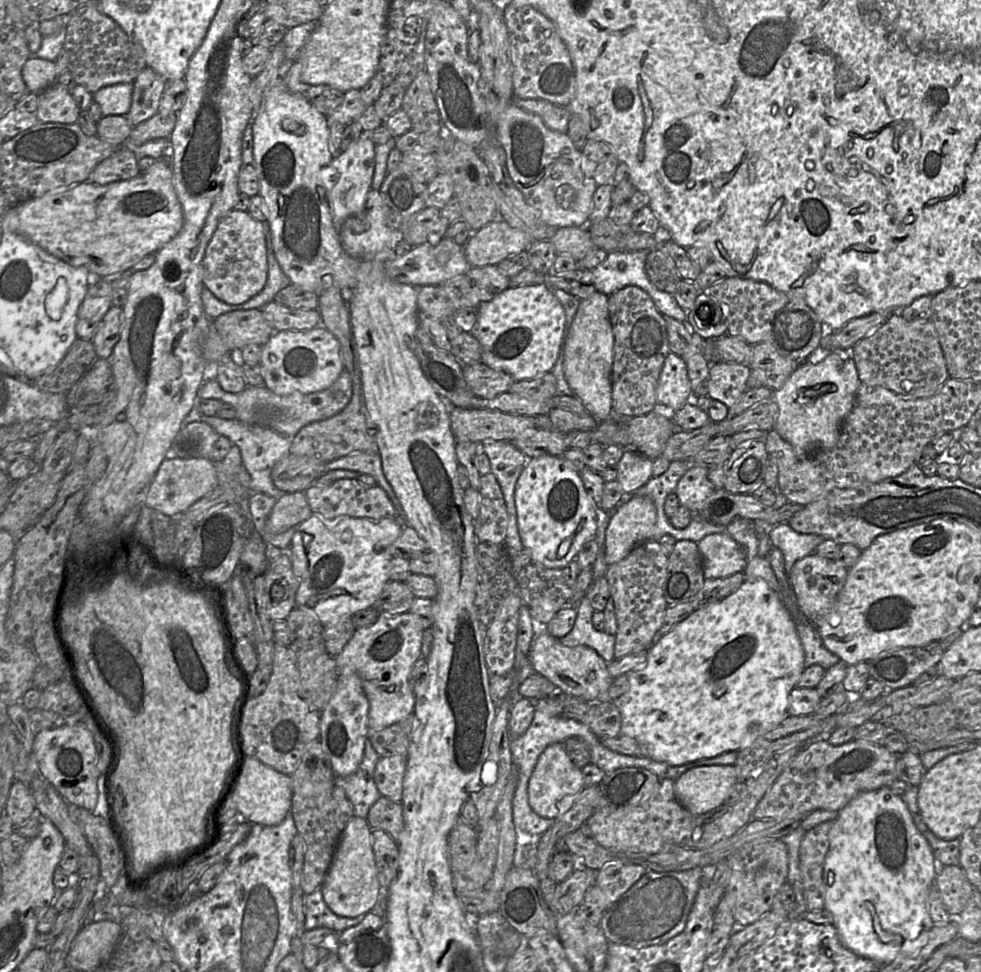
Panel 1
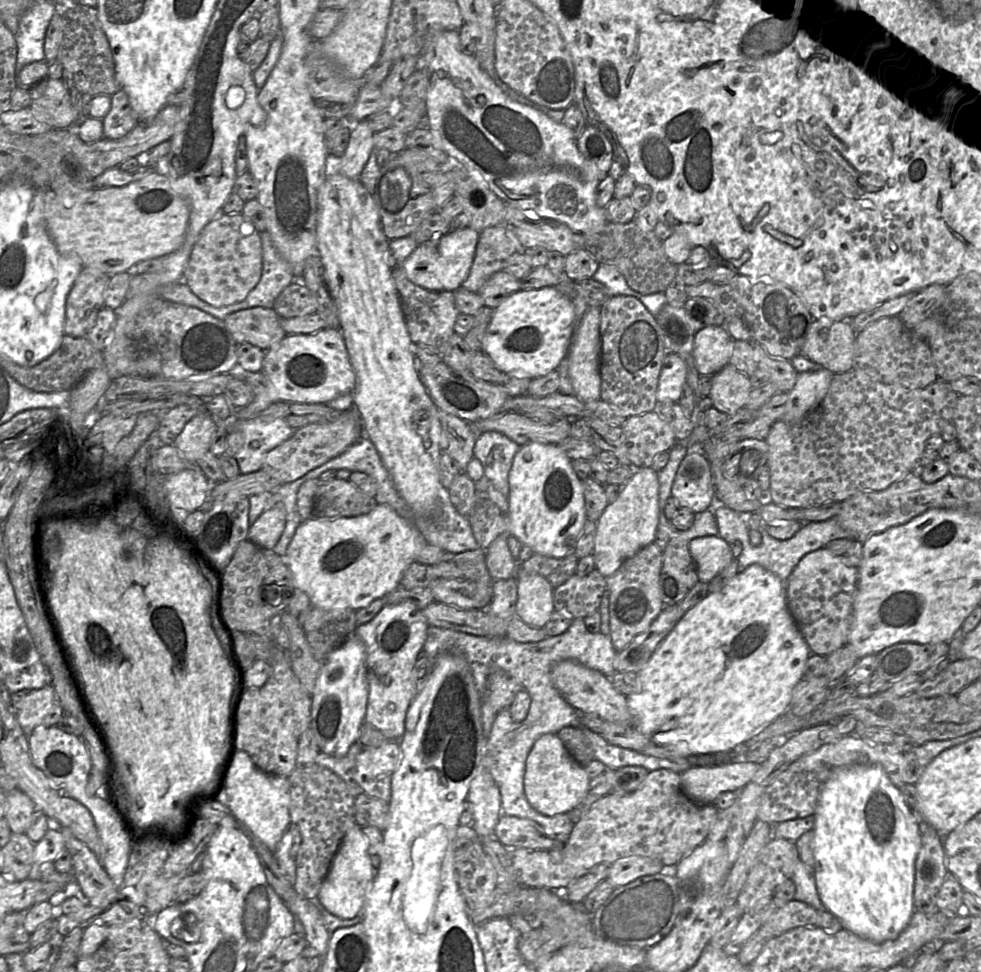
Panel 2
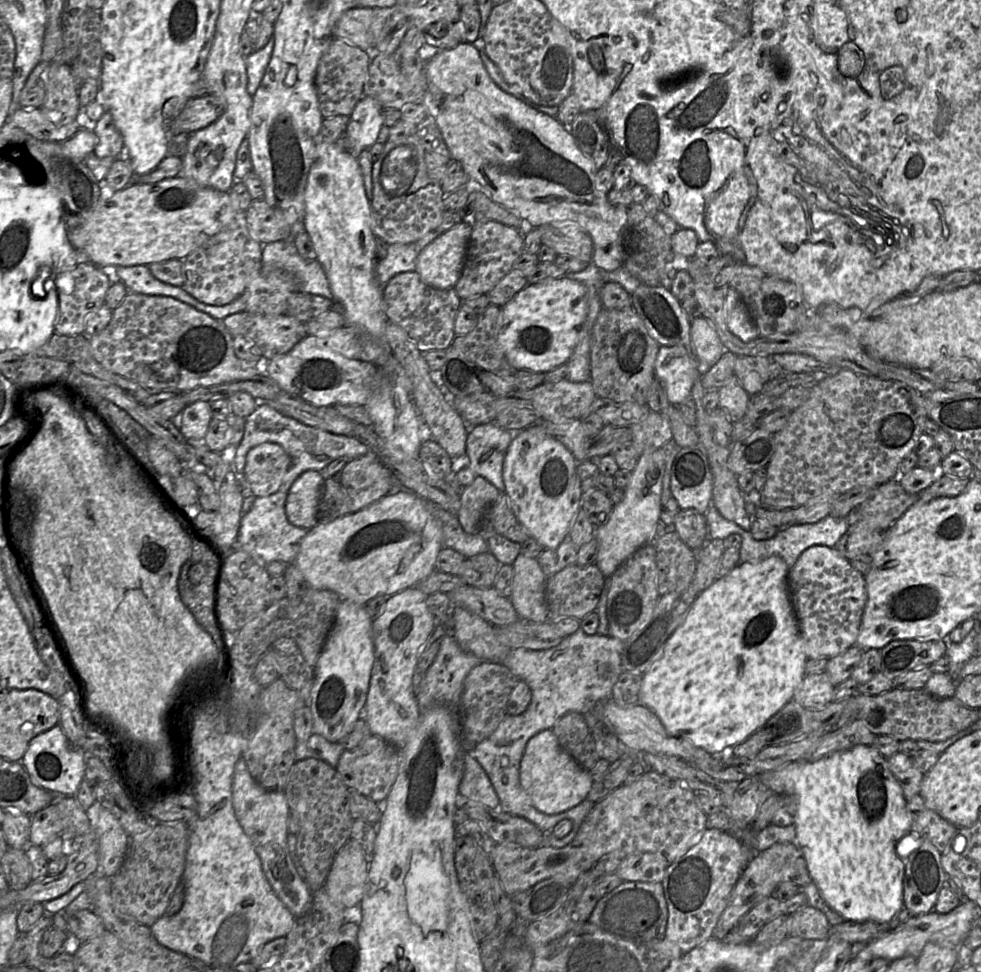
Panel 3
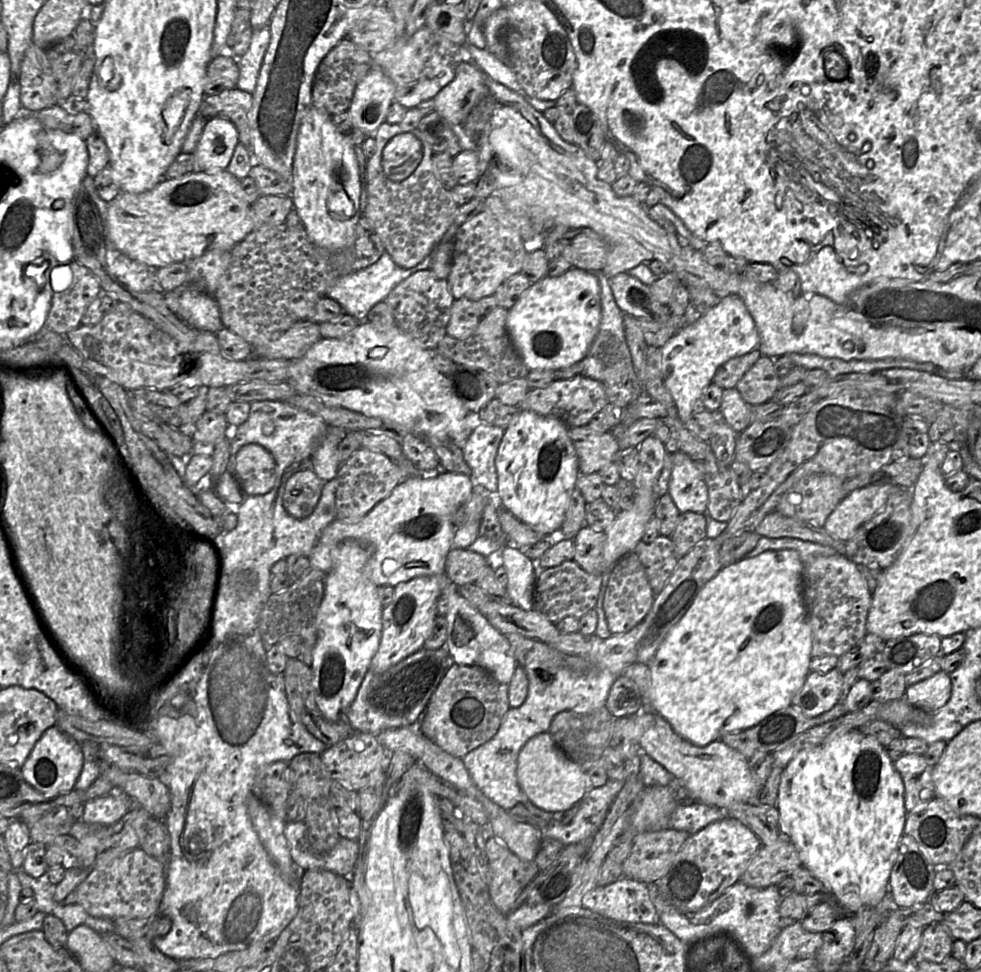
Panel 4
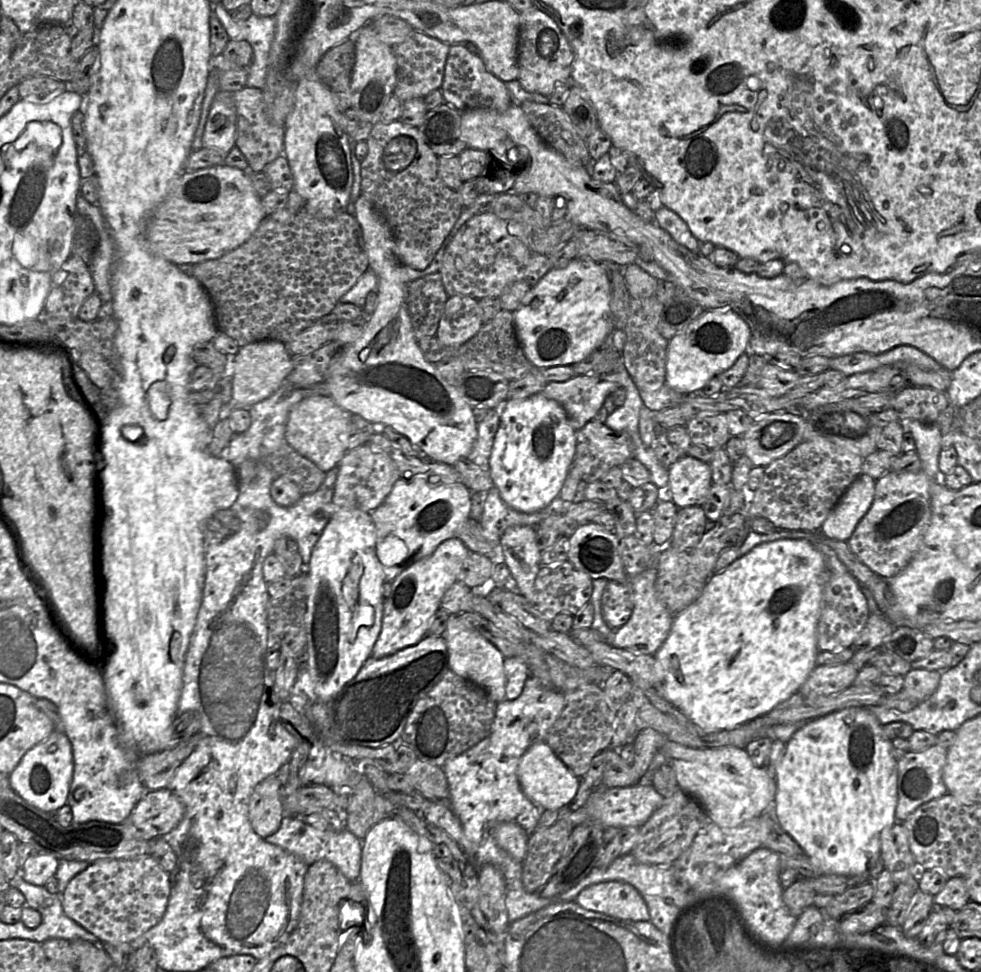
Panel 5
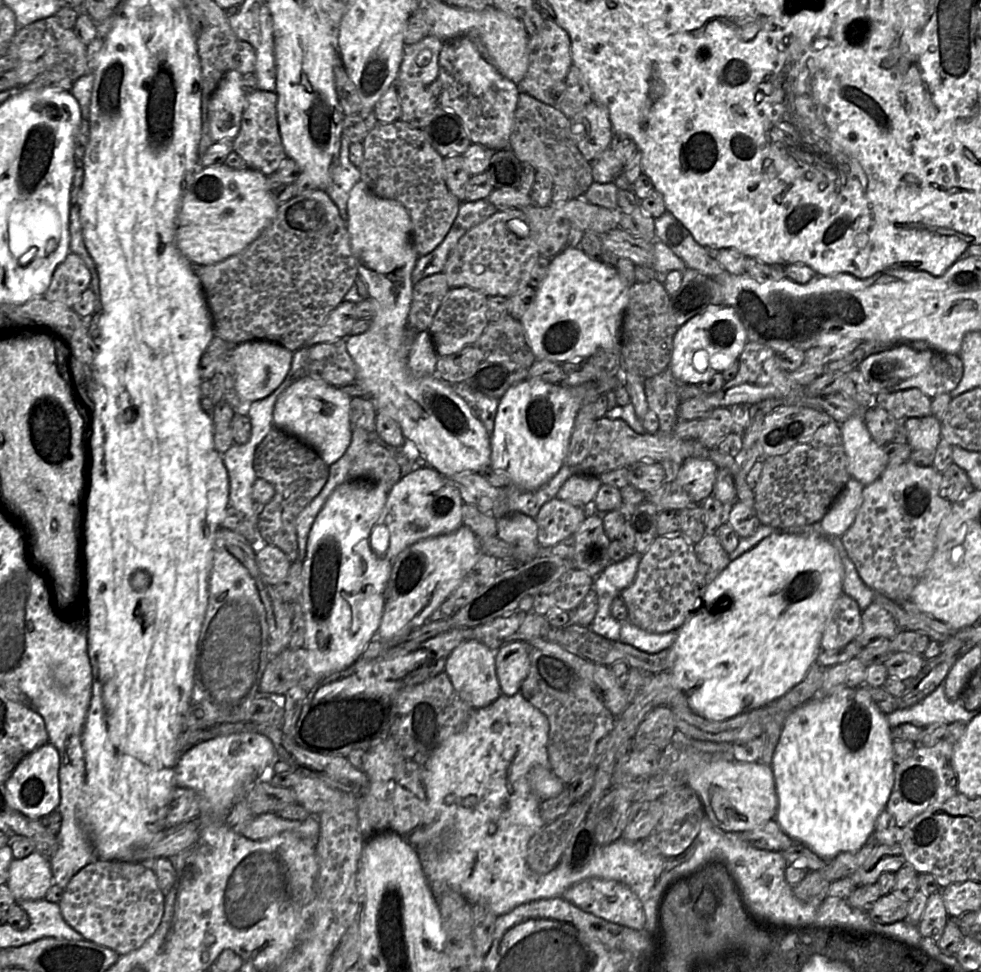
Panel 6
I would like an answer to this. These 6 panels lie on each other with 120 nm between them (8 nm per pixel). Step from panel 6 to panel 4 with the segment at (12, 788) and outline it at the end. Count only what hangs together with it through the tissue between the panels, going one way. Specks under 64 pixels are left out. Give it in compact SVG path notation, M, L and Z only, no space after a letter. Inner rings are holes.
M54 725L43 733L20 769L24 779L32 787L48 797L56 797L74 789L83 764L81 744Z

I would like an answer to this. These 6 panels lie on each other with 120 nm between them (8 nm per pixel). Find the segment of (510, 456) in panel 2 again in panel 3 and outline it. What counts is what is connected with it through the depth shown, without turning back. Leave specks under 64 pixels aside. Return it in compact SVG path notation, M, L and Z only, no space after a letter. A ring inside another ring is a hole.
M495 423L471 426L465 456L468 466L477 476L492 483L501 493L505 492L503 463L514 434Z

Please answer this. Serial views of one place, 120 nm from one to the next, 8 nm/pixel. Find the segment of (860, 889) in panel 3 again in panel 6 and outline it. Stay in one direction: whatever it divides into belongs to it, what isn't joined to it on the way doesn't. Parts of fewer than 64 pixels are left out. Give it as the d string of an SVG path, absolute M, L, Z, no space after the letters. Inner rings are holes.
M865 685L858 687L838 686L828 694L822 697L810 700L790 712L785 718L778 744L775 748L772 762L770 764L776 796L777 812L775 820L780 828L795 842L800 842L809 846L815 853L826 861L832 860L838 854L843 852L856 852L862 848L873 836L876 819L878 815L886 808L889 796L894 783L895 764L892 758L892 736L891 727L887 721L886 715L879 709L870 696L869 690Z

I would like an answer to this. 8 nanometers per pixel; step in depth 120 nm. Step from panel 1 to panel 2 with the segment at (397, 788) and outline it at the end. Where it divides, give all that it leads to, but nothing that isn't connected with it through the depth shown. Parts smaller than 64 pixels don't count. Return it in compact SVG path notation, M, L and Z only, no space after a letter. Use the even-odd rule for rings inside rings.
M389 741L376 748L362 749L356 757L354 778L363 793L389 804L392 777L400 757L398 741Z

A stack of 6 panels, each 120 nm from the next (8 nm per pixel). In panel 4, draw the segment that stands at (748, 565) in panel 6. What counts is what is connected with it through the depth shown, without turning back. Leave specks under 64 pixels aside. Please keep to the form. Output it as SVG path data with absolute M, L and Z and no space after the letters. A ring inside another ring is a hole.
M792 549L767 550L753 558L742 558L722 567L699 591L687 612L660 645L650 662L652 679L650 707L665 718L675 732L684 739L694 745L705 746L720 740L725 734L737 733L750 728L792 703L792 698L801 689L810 672L809 662L812 659L812 630L803 594L803 570L804 563L799 554Z

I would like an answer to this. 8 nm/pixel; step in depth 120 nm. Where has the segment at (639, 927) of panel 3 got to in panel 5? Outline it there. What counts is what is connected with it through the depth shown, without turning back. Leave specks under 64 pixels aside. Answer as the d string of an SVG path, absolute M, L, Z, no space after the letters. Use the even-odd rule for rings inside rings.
M609 881L588 886L577 895L575 902L584 909L620 920L650 920L645 900L625 882Z

